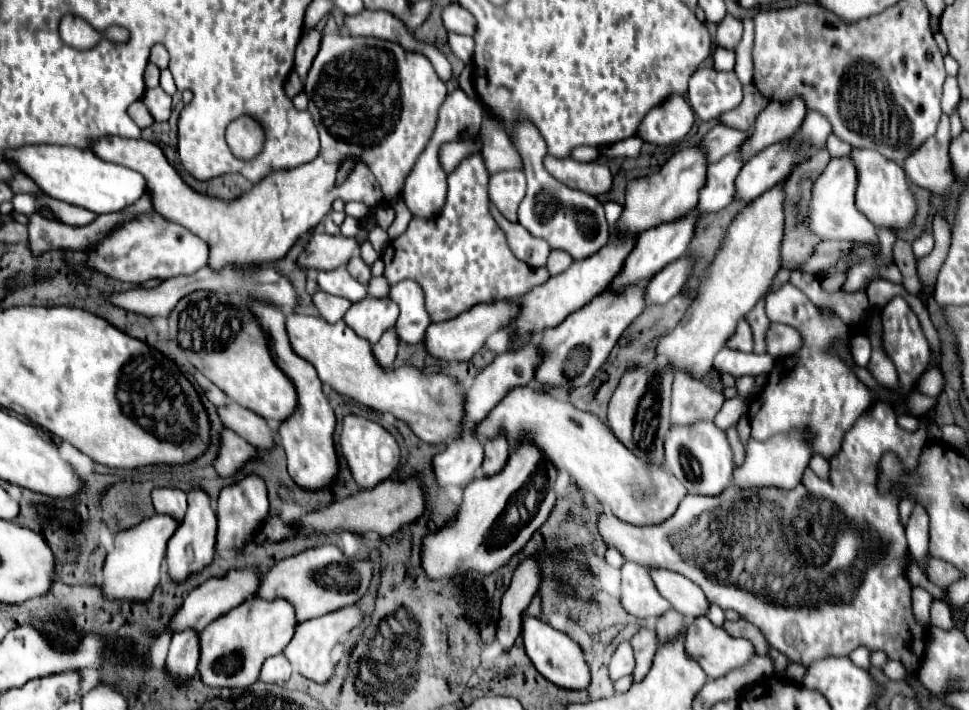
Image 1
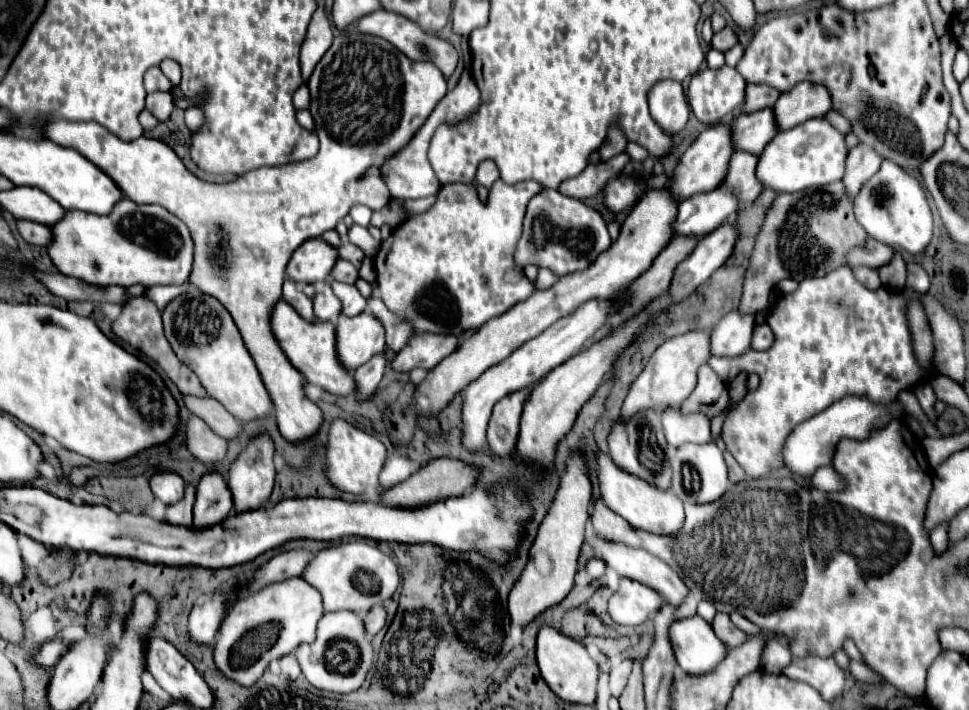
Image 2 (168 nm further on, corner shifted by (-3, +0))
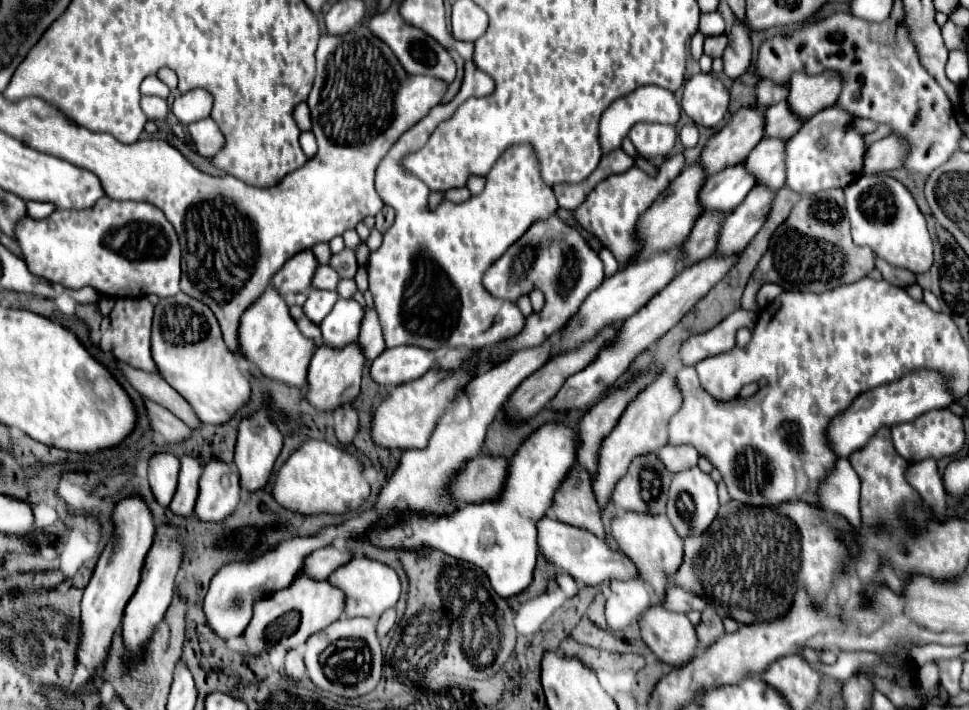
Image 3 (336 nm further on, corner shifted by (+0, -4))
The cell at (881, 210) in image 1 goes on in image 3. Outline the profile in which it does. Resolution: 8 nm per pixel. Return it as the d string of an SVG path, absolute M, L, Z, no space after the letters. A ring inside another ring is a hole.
M862 175L850 183L844 193L856 245L870 247L878 259L908 269L914 275L926 273L932 267L932 239L926 229L926 219L900 181L886 175Z

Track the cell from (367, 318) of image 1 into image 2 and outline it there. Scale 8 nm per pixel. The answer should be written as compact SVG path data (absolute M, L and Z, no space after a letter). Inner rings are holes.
M369 313L337 319L337 353L347 369L357 369L385 349L385 329Z

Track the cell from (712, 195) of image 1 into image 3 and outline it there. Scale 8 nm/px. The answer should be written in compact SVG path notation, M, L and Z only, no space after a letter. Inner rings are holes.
M764 137L746 159L748 171L756 177L756 183L770 189L786 185L786 153L784 143L776 137Z

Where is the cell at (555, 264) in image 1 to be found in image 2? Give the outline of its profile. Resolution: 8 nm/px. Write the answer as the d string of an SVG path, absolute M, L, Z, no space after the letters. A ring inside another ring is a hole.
M539 269L539 275L537 275L537 289L547 289L551 287L559 277L551 271L551 269Z

